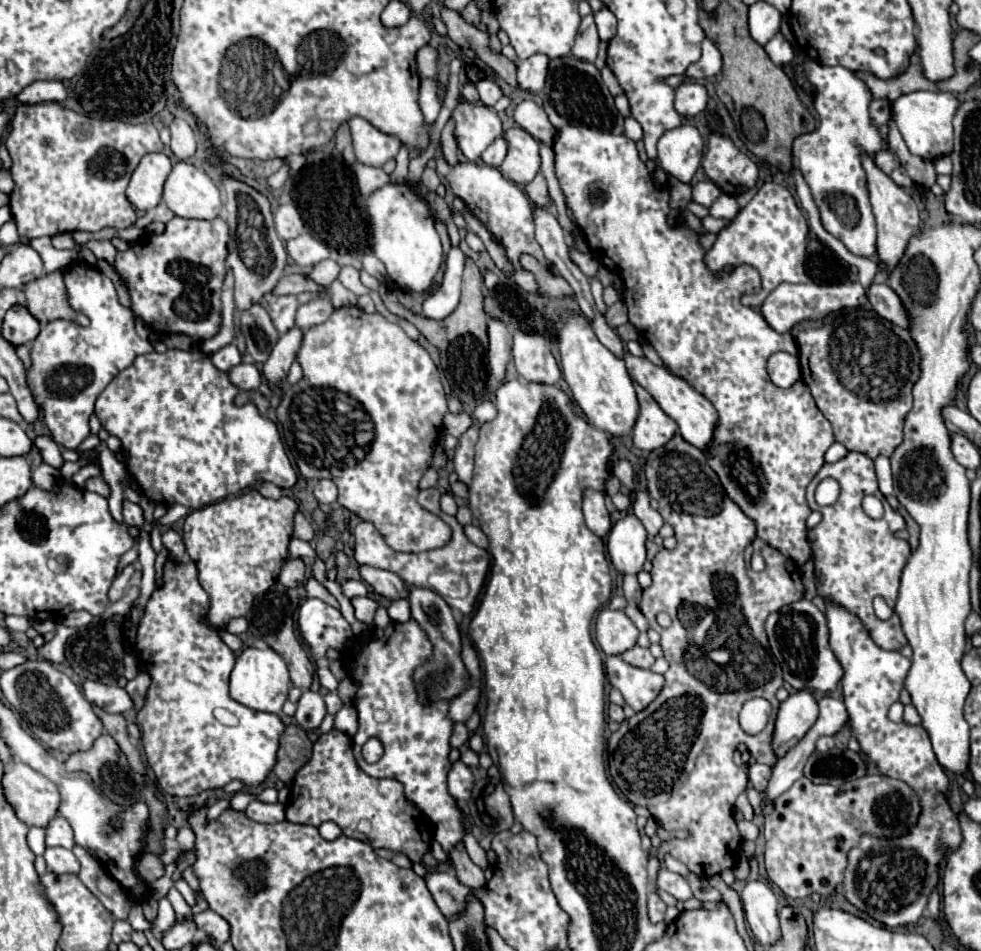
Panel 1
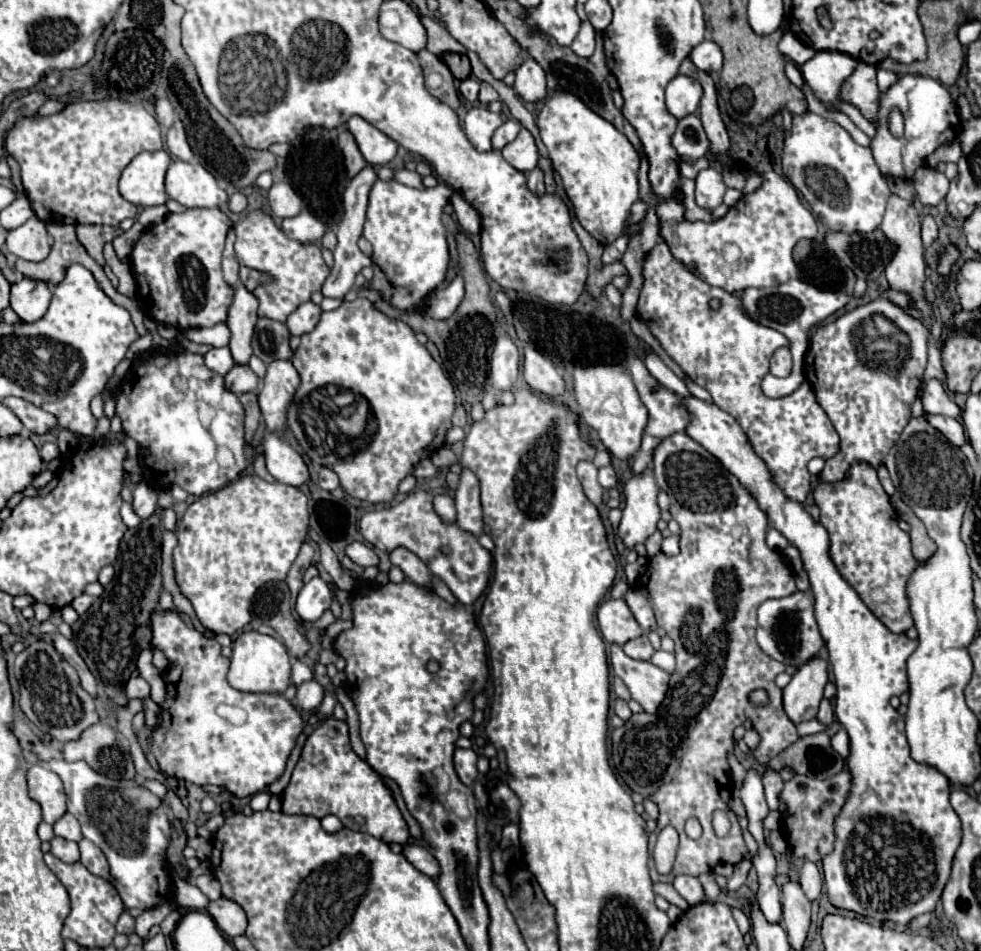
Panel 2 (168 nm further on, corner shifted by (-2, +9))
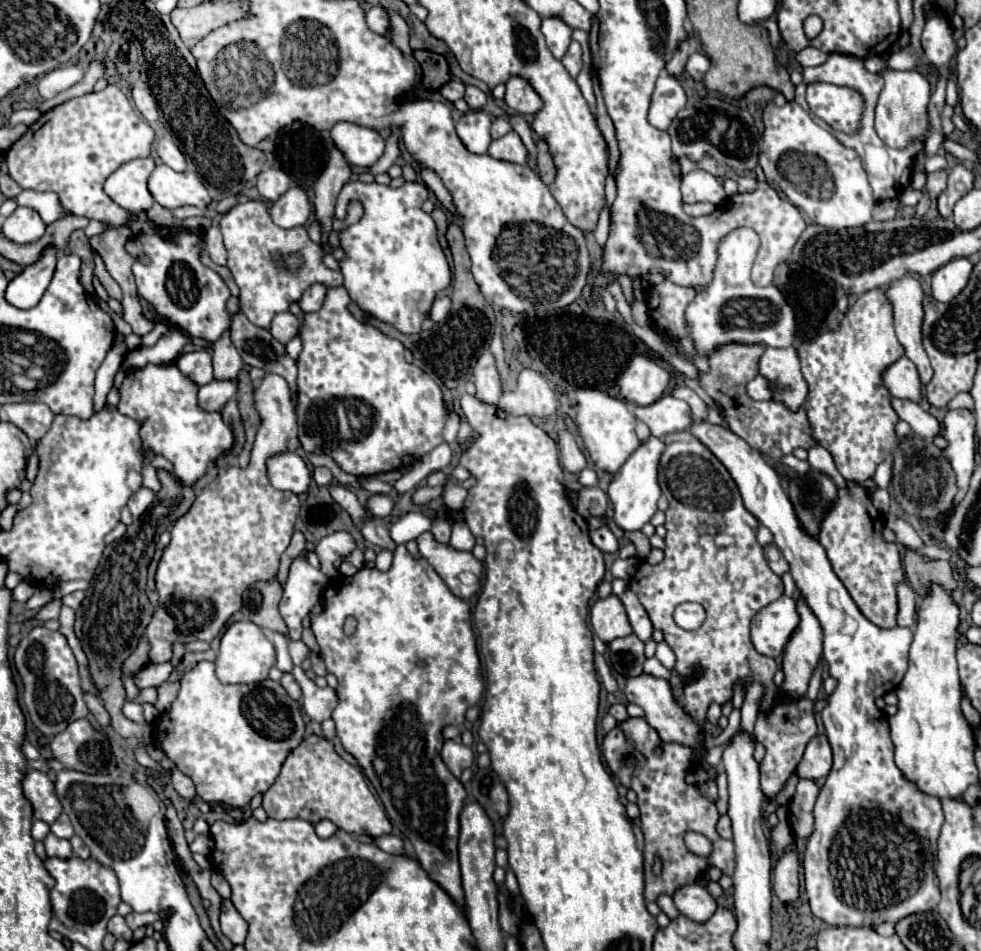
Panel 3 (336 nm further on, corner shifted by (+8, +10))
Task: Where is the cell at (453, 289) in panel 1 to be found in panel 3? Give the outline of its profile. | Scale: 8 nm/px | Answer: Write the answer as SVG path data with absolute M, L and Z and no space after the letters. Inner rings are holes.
M442 296L442 298L436 298L432 310L430 310L430 318L434 322L442 322L446 320L446 317L450 314L451 300L448 296Z

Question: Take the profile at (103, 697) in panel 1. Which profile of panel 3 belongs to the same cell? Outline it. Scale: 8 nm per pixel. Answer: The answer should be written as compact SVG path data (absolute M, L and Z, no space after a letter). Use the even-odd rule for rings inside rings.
M164 662L164 664L148 664L144 666L136 676L134 682L138 688L148 688L148 686L160 686L162 682L168 680L168 676L172 674L174 666L172 662Z

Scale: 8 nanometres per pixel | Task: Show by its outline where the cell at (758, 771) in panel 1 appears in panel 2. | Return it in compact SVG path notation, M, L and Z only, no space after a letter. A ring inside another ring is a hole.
M766 767L764 773L762 773L762 783L764 783L764 789L766 789L766 801L768 801L768 807L770 809L778 809L780 805L780 791L784 787L784 781L780 779L780 773L776 773L772 767Z

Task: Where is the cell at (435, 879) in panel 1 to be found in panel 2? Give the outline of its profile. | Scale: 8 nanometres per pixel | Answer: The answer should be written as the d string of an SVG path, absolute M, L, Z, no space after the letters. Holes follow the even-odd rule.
M406 845L404 847L404 857L418 869L422 871L424 875L428 875L430 879L438 879L440 877L440 865L436 861L436 857L426 849L426 847L420 847L420 845Z

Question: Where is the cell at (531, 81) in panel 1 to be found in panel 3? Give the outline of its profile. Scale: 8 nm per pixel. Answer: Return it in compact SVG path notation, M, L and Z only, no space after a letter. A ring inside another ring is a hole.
M514 76L506 82L506 104L518 114L536 114L542 108L542 98L534 88L520 76Z

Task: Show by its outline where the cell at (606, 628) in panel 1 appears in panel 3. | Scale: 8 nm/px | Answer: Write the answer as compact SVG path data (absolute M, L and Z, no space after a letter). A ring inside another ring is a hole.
M608 596L608 598L598 600L592 606L590 616L592 616L594 634L604 644L608 644L608 642L612 642L616 638L632 634L632 626L628 622L626 608L624 608L624 604L622 604L622 600L618 596Z

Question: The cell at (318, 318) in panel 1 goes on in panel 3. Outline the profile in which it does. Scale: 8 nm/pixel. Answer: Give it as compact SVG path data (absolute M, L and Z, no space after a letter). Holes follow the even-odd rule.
M282 312L282 314L276 314L274 320L272 320L272 328L270 328L272 336L286 344L288 340L292 340L296 334L298 334L298 320L296 316L292 316L290 312Z

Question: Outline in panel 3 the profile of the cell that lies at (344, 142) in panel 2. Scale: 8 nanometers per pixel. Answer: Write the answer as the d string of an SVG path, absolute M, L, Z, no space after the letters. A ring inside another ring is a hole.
M332 148L328 164L322 170L322 174L314 186L314 192L316 192L314 194L314 210L316 210L316 220L324 228L324 238L332 232L332 216L334 216L336 198L338 198L342 186L348 182L348 178L350 178L348 162L344 160L340 150Z

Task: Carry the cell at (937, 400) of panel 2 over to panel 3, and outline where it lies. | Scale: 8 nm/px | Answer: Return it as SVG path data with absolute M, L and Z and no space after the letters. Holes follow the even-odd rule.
M900 356L896 362L892 362L882 376L884 386L890 390L896 398L906 398L912 402L920 402L920 376L916 366L906 358Z

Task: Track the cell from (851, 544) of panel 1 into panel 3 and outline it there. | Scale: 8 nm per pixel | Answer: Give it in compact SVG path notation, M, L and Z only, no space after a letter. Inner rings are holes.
M850 486L838 492L838 502L826 514L818 540L826 550L832 570L842 580L860 612L880 628L894 628L898 612L896 584L904 580L904 572L896 544L884 542L882 530L884 518L872 506L868 492L860 486Z

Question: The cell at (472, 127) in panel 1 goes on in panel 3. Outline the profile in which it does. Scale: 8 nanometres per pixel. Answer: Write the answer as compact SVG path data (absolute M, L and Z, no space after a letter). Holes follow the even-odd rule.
M470 110L462 114L456 122L456 132L464 146L474 154L486 154L492 138L490 138L492 118L482 110Z

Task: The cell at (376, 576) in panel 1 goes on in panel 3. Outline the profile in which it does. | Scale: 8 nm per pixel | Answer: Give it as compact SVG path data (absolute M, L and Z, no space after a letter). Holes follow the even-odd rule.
M336 532L336 534L324 536L318 544L314 544L312 552L320 560L320 570L330 580L335 577L336 562L348 556L354 548L356 544L348 532Z

